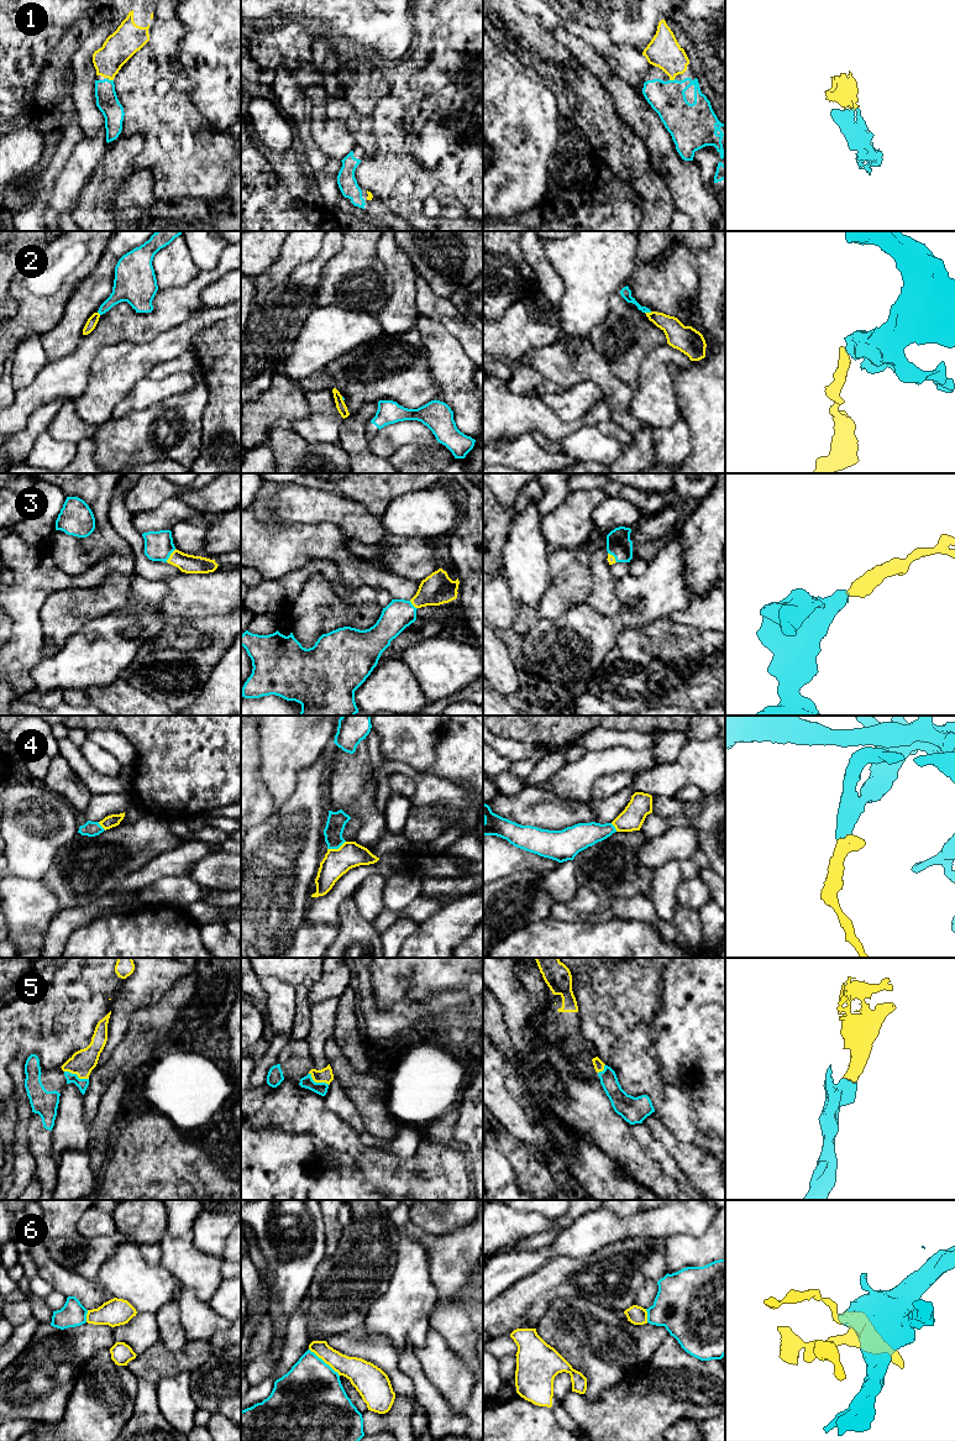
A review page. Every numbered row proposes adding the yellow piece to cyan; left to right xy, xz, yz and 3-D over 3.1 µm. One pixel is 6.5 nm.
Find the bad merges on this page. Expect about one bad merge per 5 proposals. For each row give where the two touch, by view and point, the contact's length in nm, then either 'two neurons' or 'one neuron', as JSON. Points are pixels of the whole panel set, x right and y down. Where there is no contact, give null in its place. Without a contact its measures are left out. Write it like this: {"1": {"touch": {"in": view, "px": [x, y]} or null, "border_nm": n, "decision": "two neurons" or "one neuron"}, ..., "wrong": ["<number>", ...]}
{"1": {"touch": {"in": "xy", "px": [110, 80]}, "border_nm": 40, "decision": "one neuron"}, "2": {"touch": {"in": "yz", "px": [647, 312]}, "border_nm": 50, "decision": "one neuron"}, "3": {"touch": {"in": "xy", "px": [169, 555]}, "border_nm": 110, "decision": "one neuron"}, "4": {"touch": {"in": "xz", "px": [336, 848]}, "border_nm": 130, "decision": "one neuron"}, "5": {"touch": {"in": "xy", "px": [77, 1075]}, "border_nm": 170, "decision": "one neuron"}, "6": {"touch": {"in": "xz", "px": [324, 1362]}, "border_nm": 260, "decision": "two neurons"}, "wrong": ["6"]}

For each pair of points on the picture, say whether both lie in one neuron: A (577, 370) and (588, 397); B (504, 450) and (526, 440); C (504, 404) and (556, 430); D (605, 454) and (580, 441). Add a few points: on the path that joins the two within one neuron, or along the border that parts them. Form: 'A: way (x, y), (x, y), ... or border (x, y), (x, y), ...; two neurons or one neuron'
A: border (563, 389), (582, 381), (592, 381), (604, 399); two neurons
B: way (509, 450), (517, 450), (521, 445); one neuron
C: way (517, 414), (533, 414), (544, 420); one neuron
D: way (599, 447), (586, 444); one neuron

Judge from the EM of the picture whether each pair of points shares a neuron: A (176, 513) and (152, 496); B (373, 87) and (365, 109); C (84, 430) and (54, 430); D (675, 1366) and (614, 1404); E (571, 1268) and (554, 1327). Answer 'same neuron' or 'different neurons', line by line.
A: different neurons
B: same neuron
C: same neuron
D: same neuron
E: different neurons

